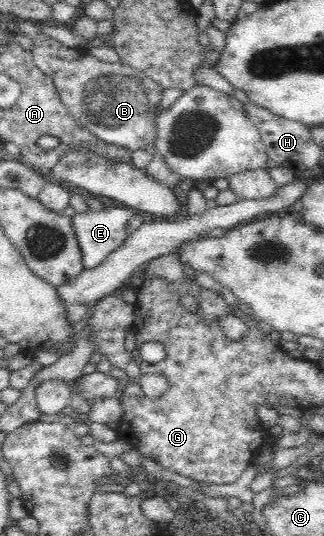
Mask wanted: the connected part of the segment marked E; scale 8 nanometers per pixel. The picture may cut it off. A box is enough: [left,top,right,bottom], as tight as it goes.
[72,206,132,269]

